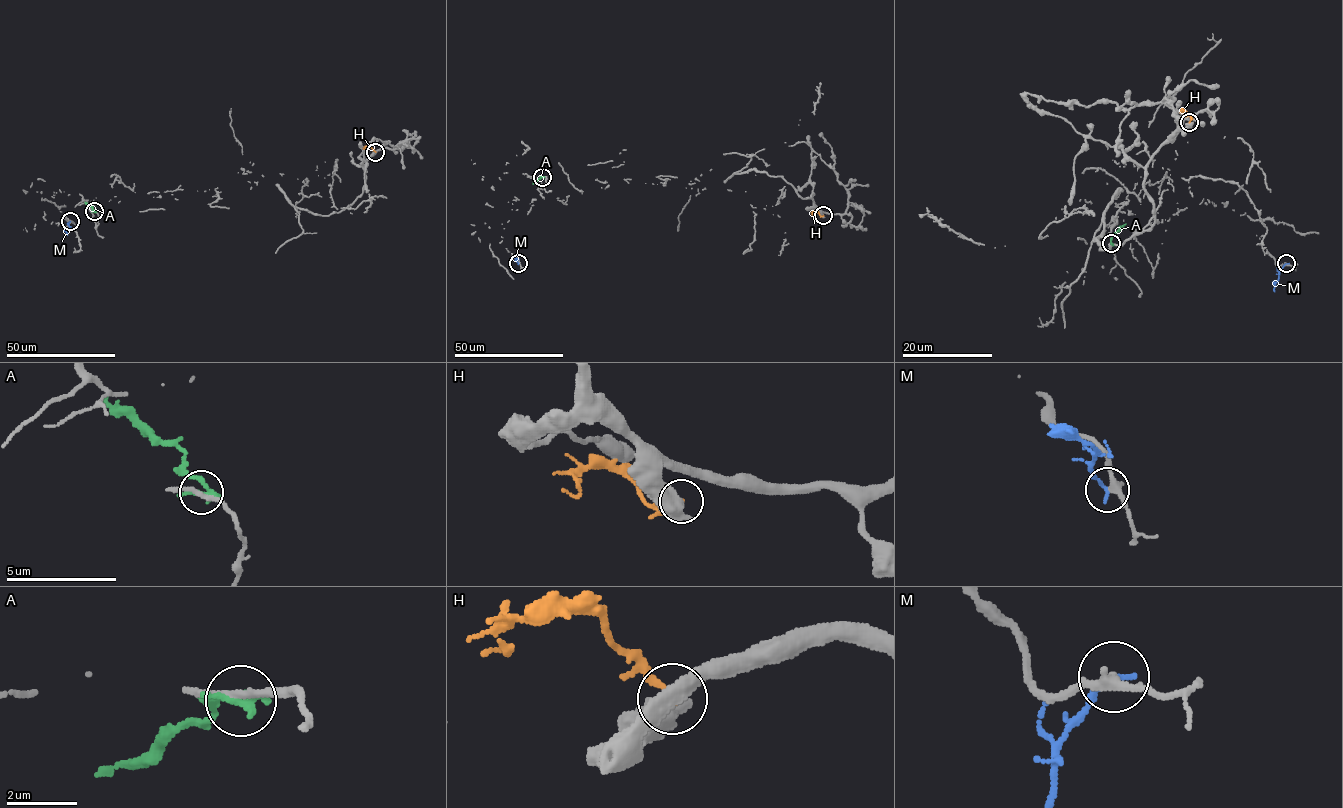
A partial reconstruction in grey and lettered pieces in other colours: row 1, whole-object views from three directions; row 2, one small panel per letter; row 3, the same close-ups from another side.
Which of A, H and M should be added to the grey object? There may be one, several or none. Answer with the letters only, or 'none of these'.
none of these

